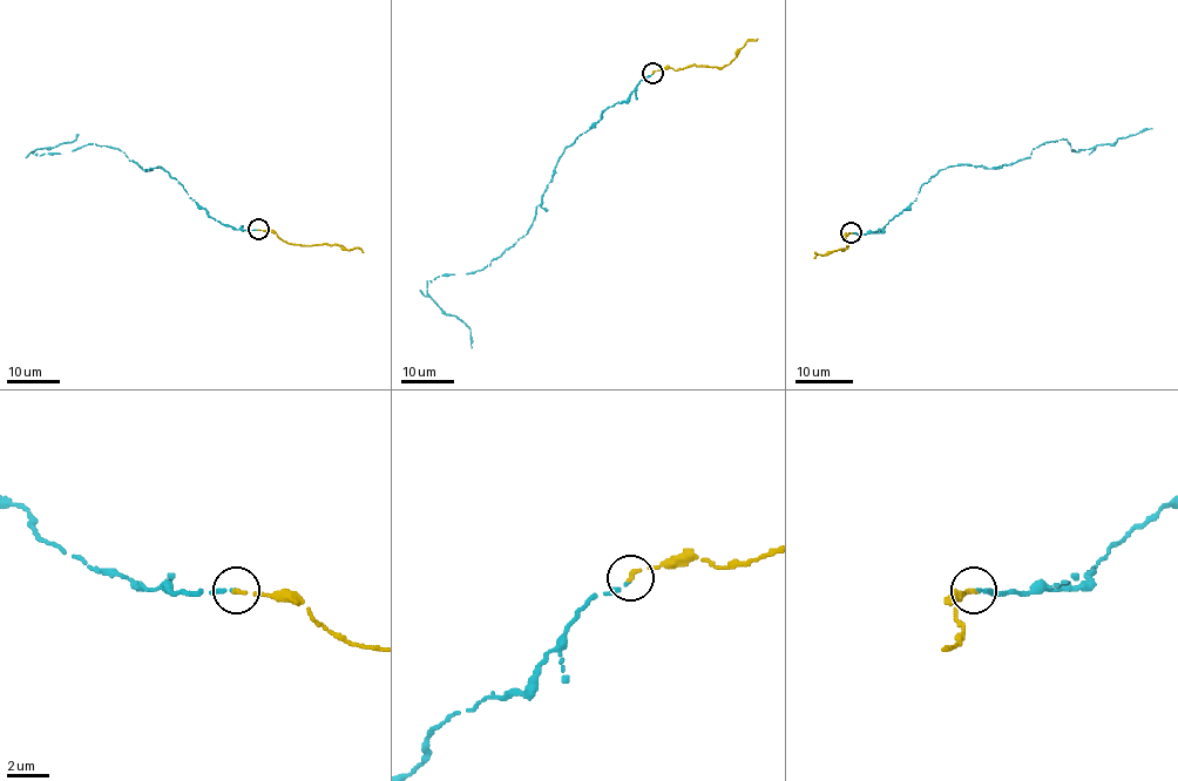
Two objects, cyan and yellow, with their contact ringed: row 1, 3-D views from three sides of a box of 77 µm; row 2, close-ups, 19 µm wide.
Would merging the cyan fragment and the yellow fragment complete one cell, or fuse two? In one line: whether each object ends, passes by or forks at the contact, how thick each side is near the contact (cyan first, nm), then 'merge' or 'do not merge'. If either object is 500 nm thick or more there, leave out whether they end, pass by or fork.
cyan ends; yellow ends; calibres 130 and 220 nm; merge

